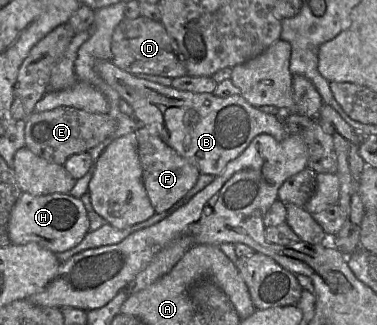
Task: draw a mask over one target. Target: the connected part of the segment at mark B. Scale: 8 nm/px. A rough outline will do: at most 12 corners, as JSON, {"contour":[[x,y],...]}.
{"contour":[[111,60],[94,69],[140,125],[218,176],[259,134],[288,135],[241,95],[178,90]]}

